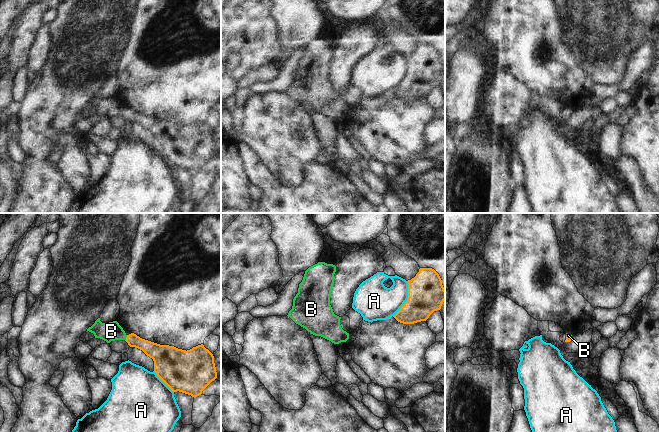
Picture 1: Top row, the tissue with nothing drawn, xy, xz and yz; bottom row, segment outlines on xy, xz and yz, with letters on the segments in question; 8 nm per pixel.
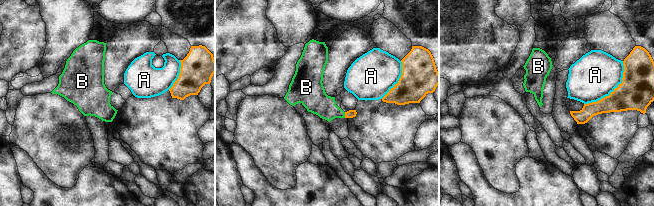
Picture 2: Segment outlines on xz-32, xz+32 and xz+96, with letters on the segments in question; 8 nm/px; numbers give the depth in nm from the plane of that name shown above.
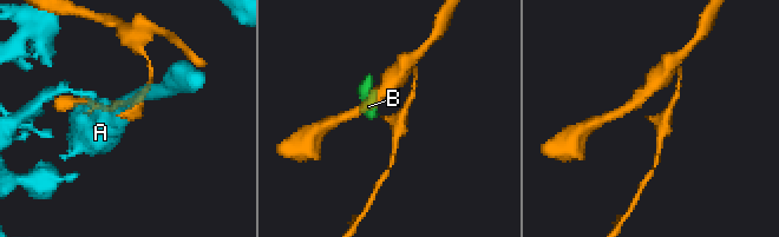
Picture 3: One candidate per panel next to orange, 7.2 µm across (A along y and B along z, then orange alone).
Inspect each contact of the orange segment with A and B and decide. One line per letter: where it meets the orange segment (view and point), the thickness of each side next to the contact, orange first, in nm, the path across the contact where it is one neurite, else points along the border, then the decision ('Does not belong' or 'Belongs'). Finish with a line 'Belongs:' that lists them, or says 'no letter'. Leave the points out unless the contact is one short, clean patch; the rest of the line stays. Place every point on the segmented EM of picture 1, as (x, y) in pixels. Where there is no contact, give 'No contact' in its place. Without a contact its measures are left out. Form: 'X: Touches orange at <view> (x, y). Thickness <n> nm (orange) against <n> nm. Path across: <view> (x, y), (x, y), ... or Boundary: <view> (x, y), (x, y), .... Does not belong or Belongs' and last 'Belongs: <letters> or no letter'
A: Touches orange at xz (407, 299). Thickness 300 nm (orange) against 280 nm. Does not belong
B: Touches orange at xy (126, 338). Thickness 120 nm (orange) against 150 nm. Path across: xy (153, 350), (132, 339), (126, 338), (111, 331). Belongs
Belongs: B.

